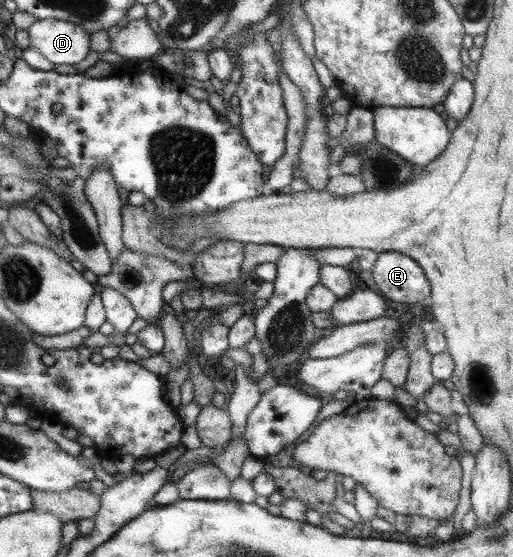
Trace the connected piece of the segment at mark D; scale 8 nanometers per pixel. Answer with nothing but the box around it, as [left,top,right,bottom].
[26,18,89,65]

